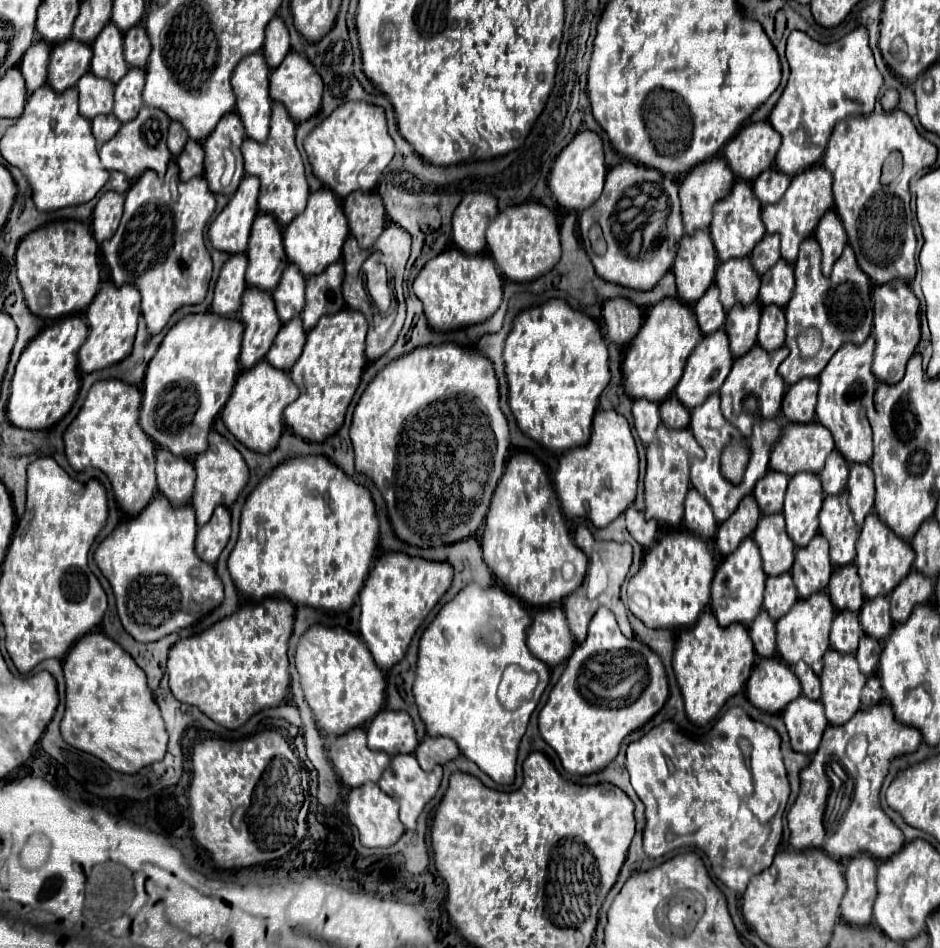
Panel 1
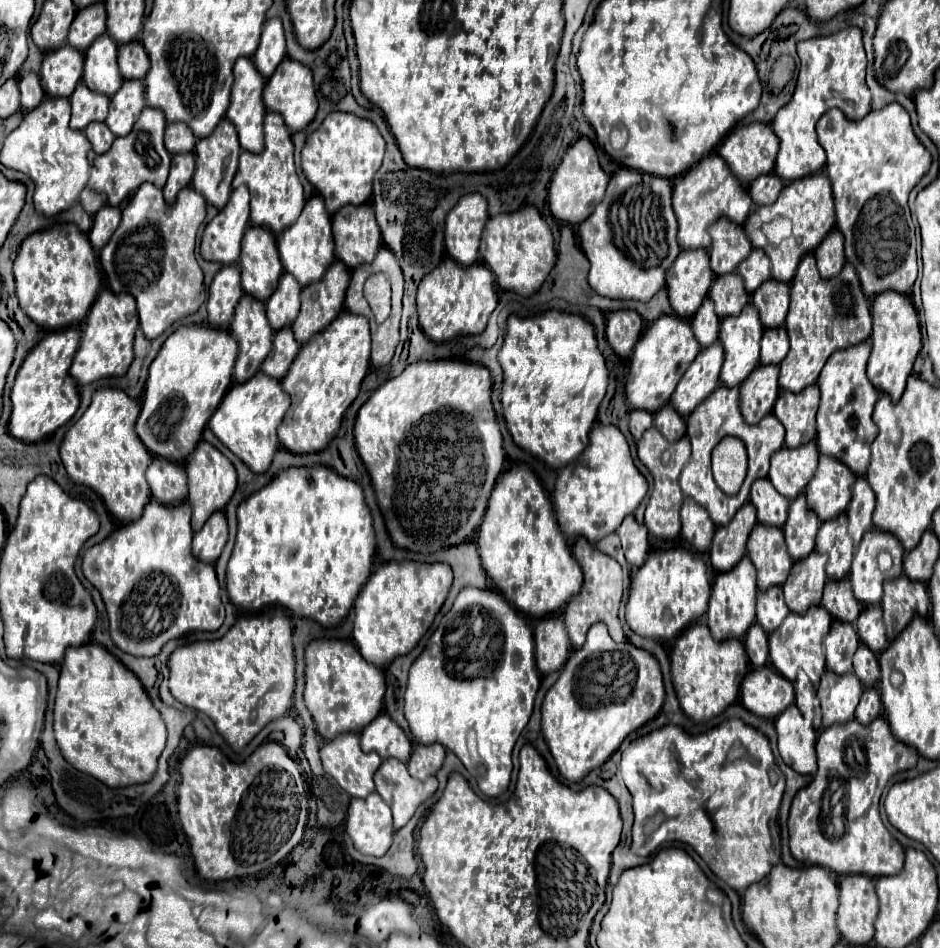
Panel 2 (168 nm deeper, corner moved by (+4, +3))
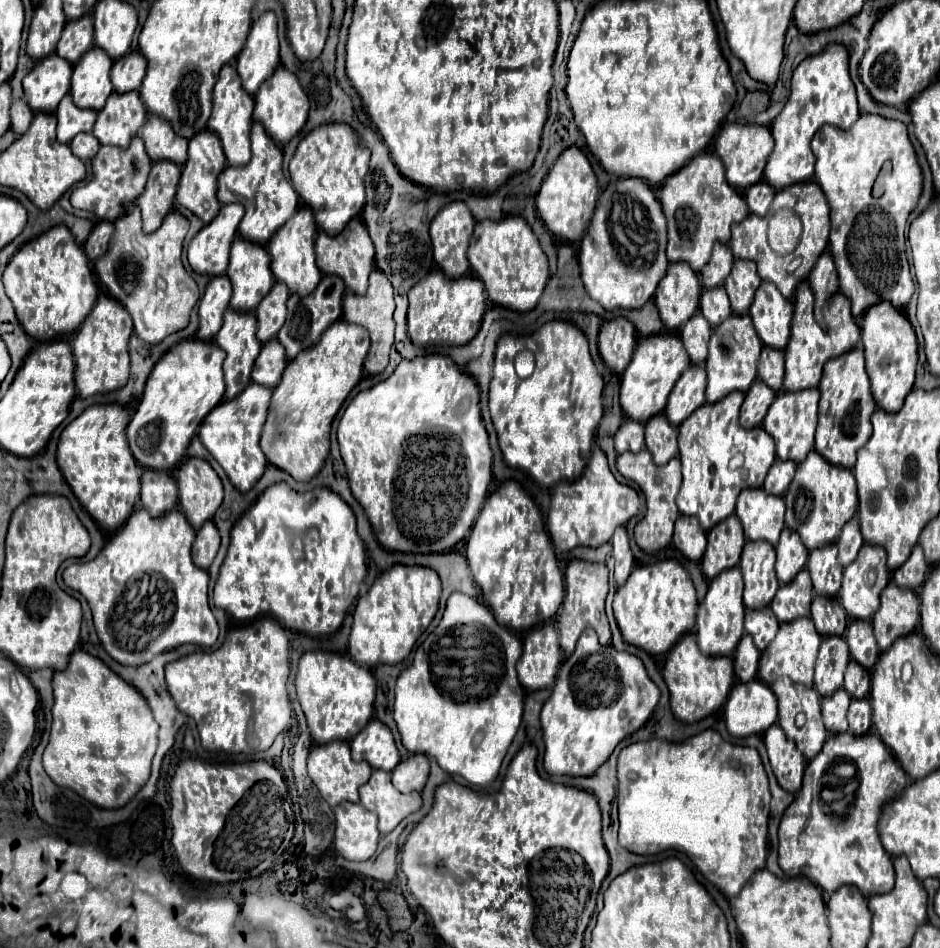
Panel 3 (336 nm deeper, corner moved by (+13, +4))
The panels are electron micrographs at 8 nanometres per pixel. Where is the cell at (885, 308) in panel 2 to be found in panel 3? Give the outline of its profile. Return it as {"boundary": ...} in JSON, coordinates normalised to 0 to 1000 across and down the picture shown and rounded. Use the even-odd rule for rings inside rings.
{"boundary":[[[934,319],[921,327],[917,340],[917,365],[921,376],[921,392],[928,405],[928,416],[932,426],[943,435],[955,435],[962,426],[964,416],[970,411],[974,382],[977,382],[977,361],[970,342],[957,325],[947,323],[947,319]]]}

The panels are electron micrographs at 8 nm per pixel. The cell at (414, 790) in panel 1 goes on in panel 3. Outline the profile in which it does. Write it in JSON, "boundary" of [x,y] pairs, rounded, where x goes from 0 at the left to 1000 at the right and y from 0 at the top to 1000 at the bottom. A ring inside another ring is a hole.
{"boundary":[[[411,812],[396,814],[394,823],[383,831],[383,846],[404,863],[404,880],[417,878],[426,869],[426,865],[449,850],[447,838],[428,838],[426,833],[421,833],[417,827],[417,816]]]}

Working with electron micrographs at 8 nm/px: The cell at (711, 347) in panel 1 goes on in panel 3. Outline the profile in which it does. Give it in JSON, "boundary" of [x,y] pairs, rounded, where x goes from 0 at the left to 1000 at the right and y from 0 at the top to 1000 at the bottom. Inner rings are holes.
{"boundary":[[[734,384],[734,388],[721,399],[717,411],[713,414],[709,426],[709,441],[721,449],[726,447],[743,428],[747,428],[751,411],[751,386],[749,384]]]}

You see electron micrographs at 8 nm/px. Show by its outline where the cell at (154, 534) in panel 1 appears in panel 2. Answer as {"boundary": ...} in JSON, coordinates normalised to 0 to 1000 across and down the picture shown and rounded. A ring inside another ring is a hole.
{"boundary":[[[161,526],[152,537],[148,550],[127,556],[110,573],[97,577],[86,588],[88,607],[107,626],[114,640],[118,674],[131,689],[137,689],[141,693],[165,693],[182,674],[188,674],[203,666],[227,668],[237,659],[239,642],[235,638],[229,600],[227,596],[210,592],[205,588],[203,569],[203,535],[199,531],[178,535]]]}

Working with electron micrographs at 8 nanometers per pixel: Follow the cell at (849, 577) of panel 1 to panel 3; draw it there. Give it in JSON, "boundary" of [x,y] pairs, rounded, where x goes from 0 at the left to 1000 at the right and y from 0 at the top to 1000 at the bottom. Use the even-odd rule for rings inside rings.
{"boundary":[[[868,629],[864,633],[864,654],[874,671],[898,669],[902,660],[902,648],[889,631]]]}

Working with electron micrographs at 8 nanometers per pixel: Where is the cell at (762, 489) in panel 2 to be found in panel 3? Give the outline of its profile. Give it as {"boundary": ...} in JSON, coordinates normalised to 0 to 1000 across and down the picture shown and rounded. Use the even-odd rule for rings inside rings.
{"boundary":[[[811,515],[789,517],[783,542],[789,546],[796,570],[815,570],[826,576],[830,559],[834,557],[834,525],[815,521]]]}

